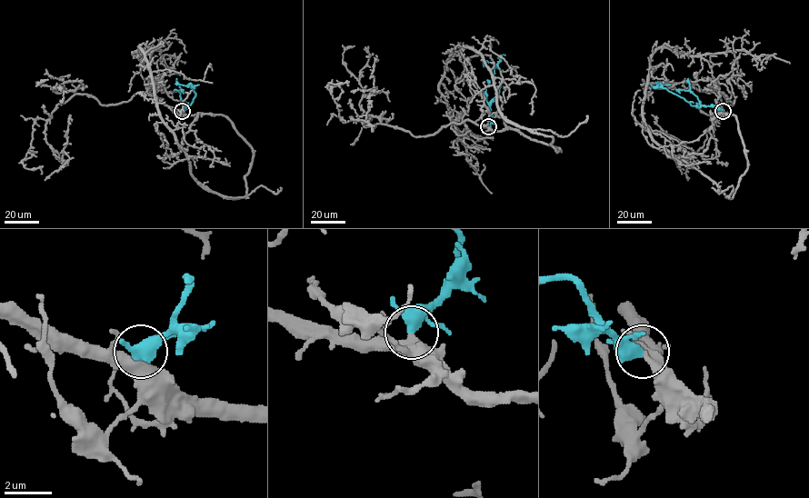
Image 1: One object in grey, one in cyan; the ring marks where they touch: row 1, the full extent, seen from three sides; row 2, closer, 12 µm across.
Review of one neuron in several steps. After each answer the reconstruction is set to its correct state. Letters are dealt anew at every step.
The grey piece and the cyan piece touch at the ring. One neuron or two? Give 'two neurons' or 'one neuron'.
two neurons

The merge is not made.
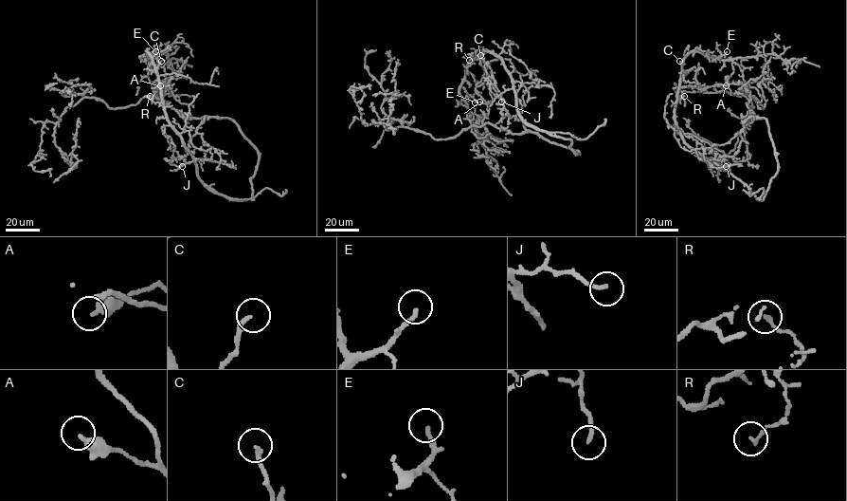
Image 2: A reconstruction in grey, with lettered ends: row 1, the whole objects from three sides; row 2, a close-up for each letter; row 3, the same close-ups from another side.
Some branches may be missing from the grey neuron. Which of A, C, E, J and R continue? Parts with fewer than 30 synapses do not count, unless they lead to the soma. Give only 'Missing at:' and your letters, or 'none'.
Missing at: none

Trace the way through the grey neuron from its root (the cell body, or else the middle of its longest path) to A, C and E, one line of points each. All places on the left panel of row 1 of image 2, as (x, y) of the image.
A: (205, 142), (196, 129), (206, 116), (191, 118), (156, 99), (153, 94), (158, 86), (170, 83), (160, 85)
C: (205, 142), (213, 148), (194, 147), (190, 126), (178, 133), (168, 119), (156, 69), (161, 61)
E: (205, 142), (213, 148), (194, 147), (190, 126), (178, 133), (168, 119), (153, 58), (142, 56), (155, 51)

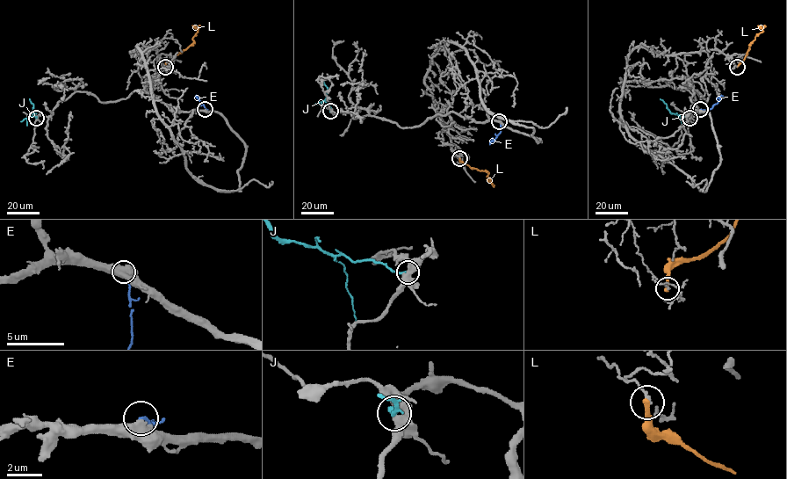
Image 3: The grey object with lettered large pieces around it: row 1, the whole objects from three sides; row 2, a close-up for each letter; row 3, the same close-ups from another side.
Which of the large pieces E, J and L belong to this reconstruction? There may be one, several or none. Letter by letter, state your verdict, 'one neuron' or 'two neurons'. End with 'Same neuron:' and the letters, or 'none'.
E: two neurons
J: two neurons
L: two neurons
Same neuron: none

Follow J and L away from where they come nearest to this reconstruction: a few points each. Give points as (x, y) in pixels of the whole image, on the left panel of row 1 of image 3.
J: (36, 118), (31, 115), (33, 105), (29, 98)
L: (165, 67), (192, 43), (198, 29), (192, 25)

